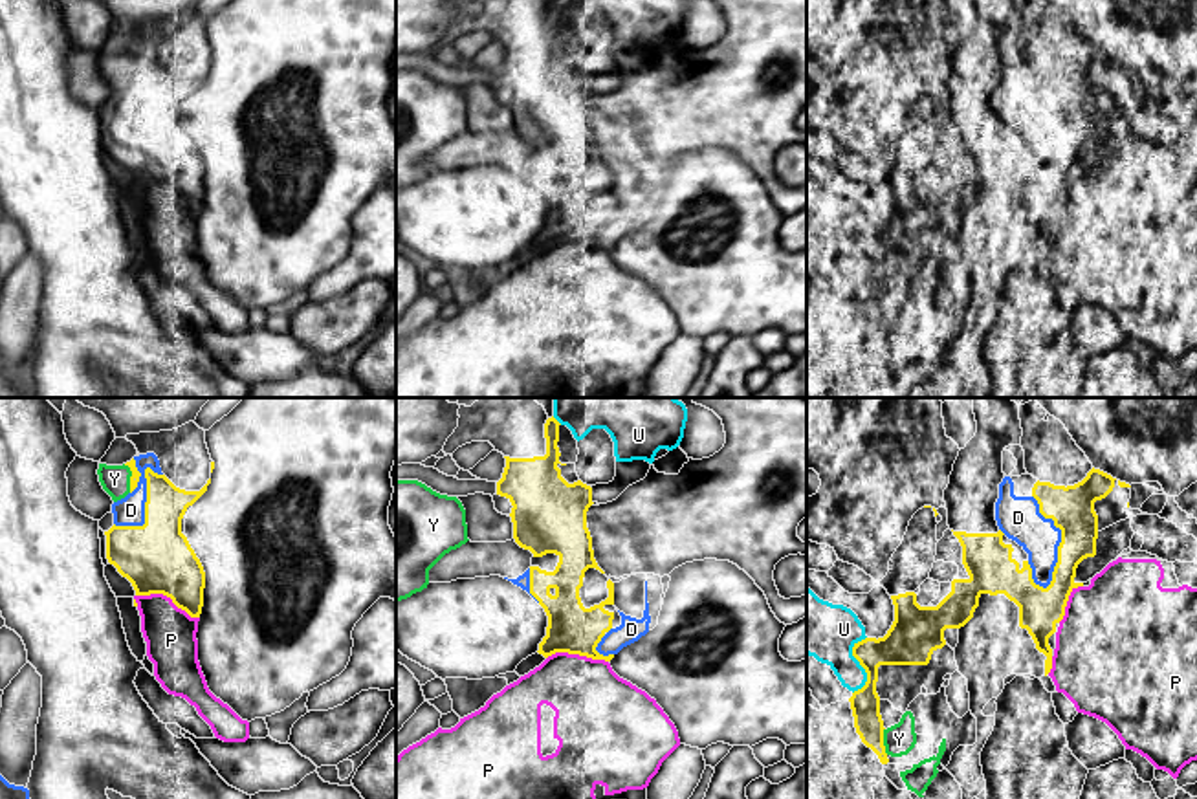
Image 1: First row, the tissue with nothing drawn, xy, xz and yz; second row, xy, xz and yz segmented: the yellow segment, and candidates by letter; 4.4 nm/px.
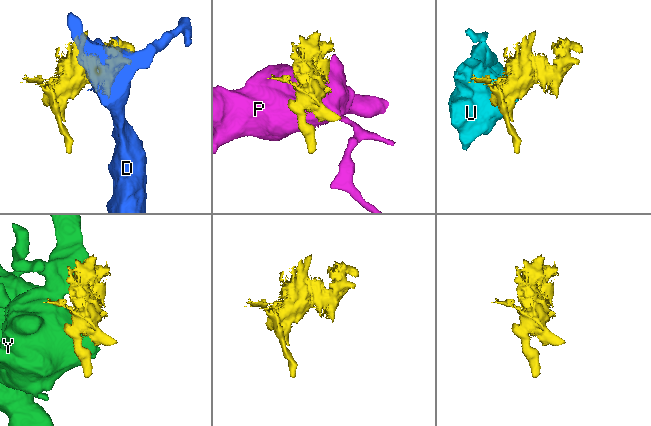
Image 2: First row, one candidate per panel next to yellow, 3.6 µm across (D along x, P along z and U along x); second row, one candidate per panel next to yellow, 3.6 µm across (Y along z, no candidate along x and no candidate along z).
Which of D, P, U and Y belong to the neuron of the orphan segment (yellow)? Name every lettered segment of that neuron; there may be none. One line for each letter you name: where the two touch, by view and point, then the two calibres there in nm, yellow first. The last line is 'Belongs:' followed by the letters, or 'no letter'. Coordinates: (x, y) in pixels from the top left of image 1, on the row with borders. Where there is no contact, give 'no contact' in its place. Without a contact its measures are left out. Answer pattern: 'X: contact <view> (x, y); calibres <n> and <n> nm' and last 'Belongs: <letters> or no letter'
Belongs: no letter

